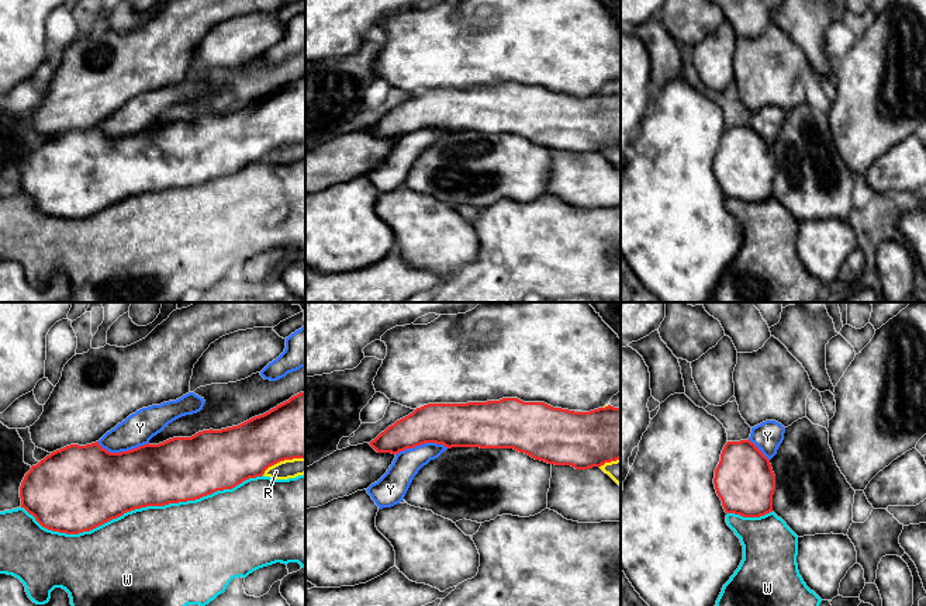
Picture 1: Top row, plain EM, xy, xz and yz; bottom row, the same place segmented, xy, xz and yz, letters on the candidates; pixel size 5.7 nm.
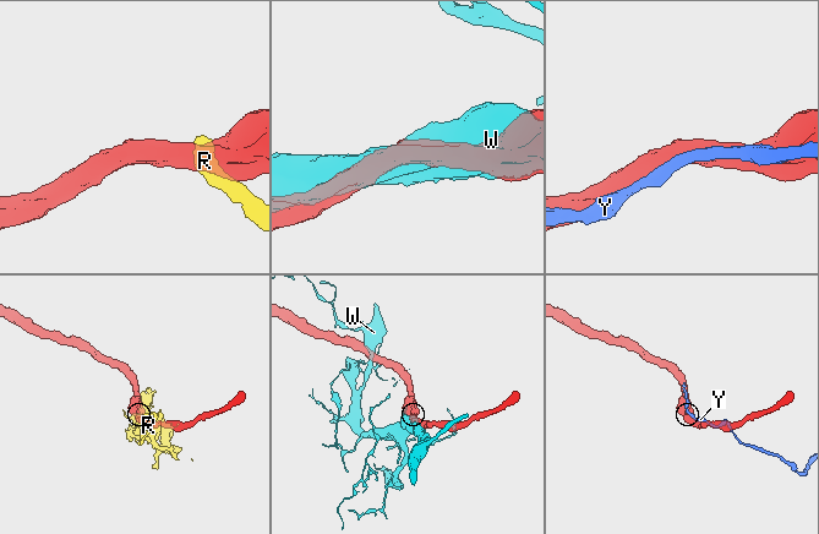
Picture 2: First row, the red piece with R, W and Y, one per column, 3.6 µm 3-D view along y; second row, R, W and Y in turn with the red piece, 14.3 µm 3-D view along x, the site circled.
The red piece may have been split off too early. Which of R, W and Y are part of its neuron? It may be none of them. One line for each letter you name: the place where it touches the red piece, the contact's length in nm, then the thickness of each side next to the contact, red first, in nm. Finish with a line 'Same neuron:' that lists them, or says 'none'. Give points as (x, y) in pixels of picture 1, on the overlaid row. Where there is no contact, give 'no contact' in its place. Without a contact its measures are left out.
Y: contact xy (123, 452); length 300 nm; calibres 420 and 180 nm
Same neuron: Y

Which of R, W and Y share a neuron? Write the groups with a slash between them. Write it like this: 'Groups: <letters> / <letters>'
Groups: R / W / Y

